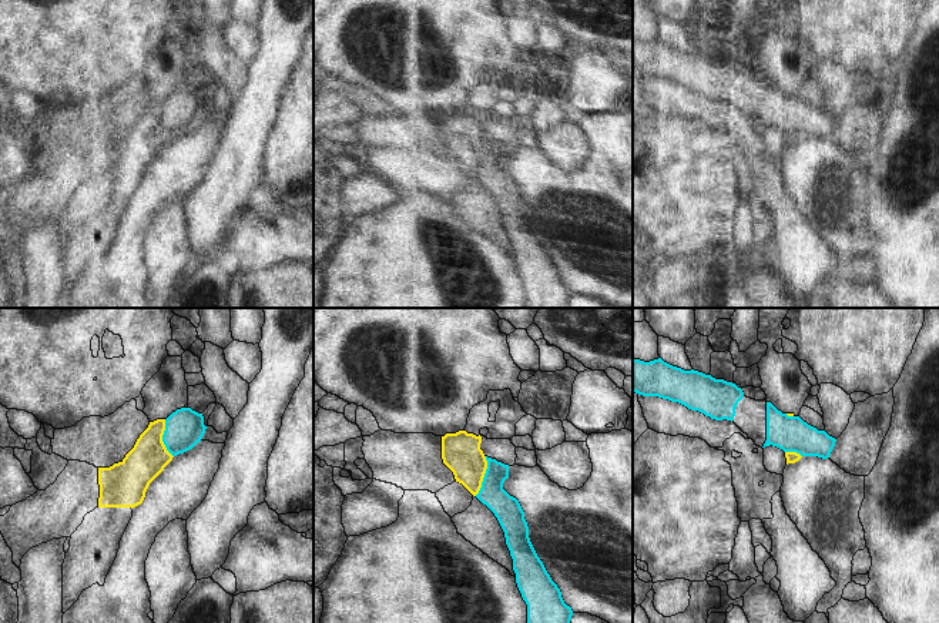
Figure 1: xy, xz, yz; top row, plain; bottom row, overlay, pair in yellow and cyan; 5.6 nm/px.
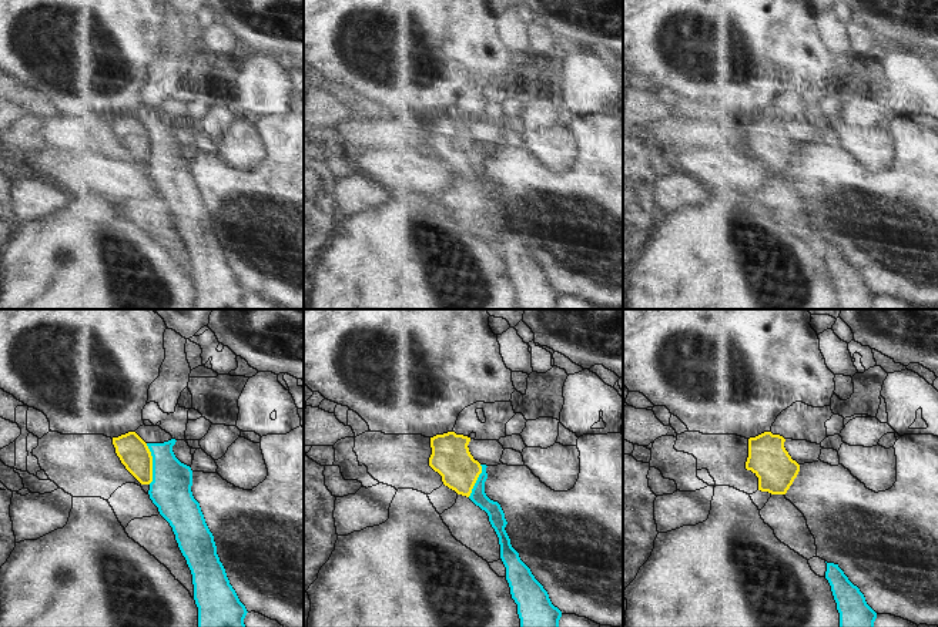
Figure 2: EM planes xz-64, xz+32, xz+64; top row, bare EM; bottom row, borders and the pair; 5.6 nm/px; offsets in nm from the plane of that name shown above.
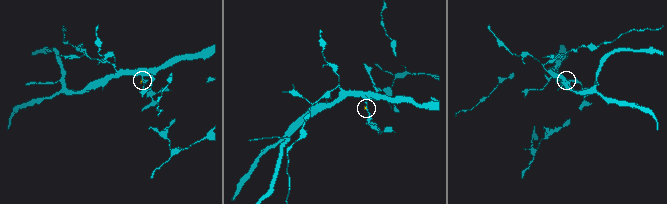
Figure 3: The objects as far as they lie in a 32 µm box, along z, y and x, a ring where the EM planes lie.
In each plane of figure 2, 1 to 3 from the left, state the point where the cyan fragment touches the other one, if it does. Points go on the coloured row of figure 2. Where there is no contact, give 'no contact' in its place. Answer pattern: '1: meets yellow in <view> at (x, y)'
1: meets yellow in xz-64 at (151, 463)
2: meets yellow in xz+32 at (476, 479)
3: no contact

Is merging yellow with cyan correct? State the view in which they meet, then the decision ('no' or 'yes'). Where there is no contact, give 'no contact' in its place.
xz | no

